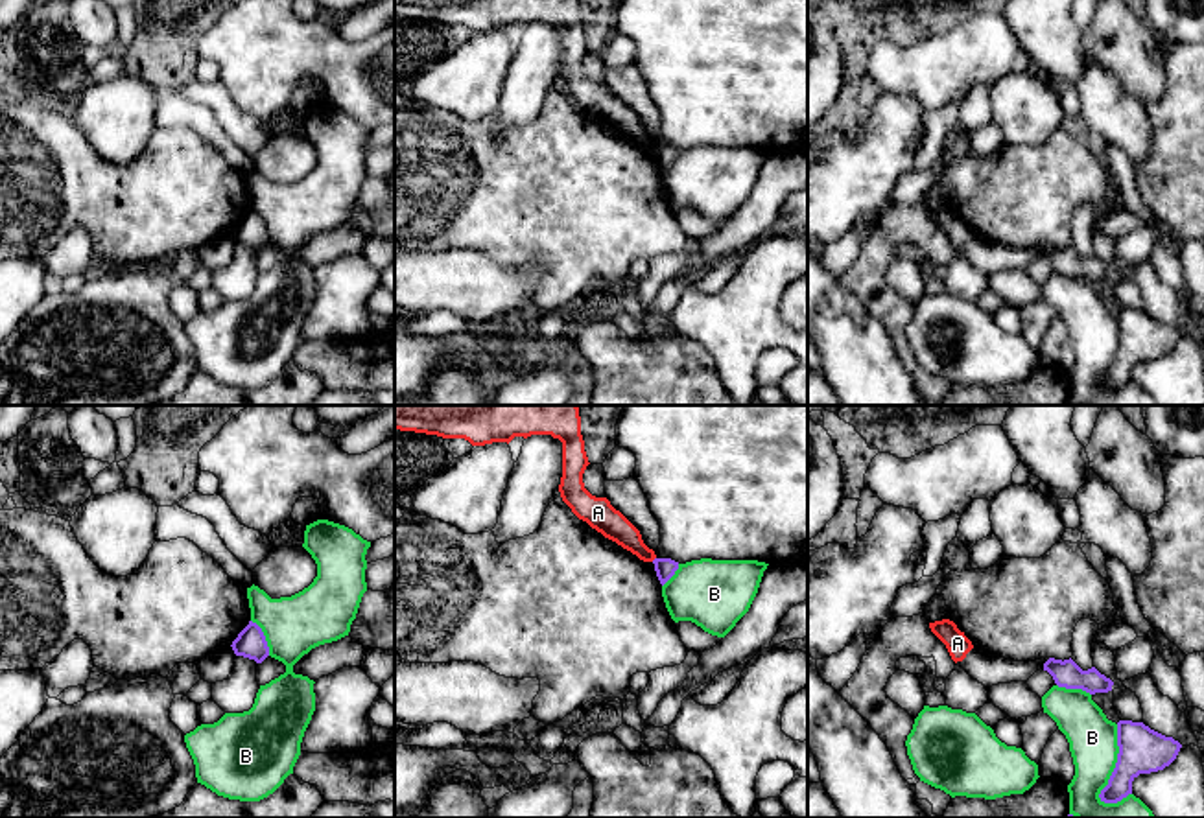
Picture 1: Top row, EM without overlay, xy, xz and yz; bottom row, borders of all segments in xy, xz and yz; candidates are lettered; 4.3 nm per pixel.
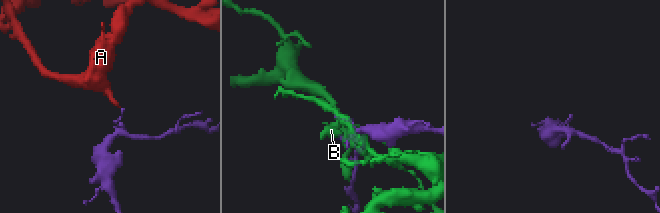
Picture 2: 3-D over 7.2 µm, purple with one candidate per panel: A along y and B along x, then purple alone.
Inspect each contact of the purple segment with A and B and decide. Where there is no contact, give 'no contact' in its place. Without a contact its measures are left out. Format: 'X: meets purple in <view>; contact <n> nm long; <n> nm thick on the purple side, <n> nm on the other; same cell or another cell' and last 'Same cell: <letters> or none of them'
A: no contact; another cell
B: meets purple in yz; contact 360 nm long; 200 nm thick on the purple side, 220 nm on the other; another cell
Same cell: none of them

